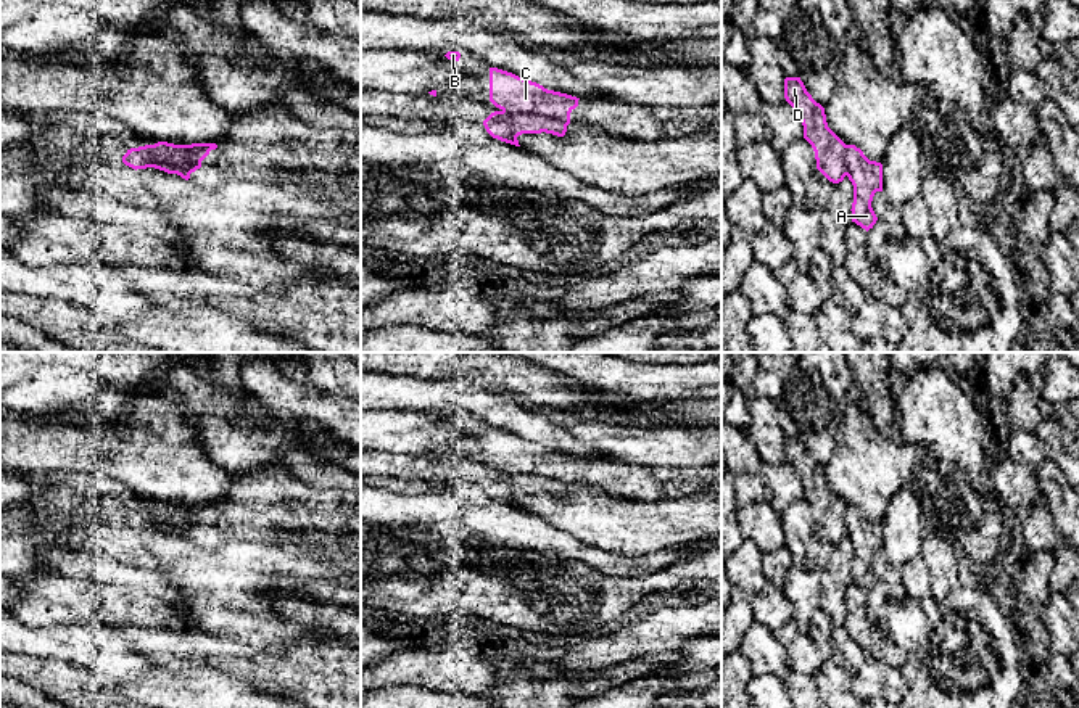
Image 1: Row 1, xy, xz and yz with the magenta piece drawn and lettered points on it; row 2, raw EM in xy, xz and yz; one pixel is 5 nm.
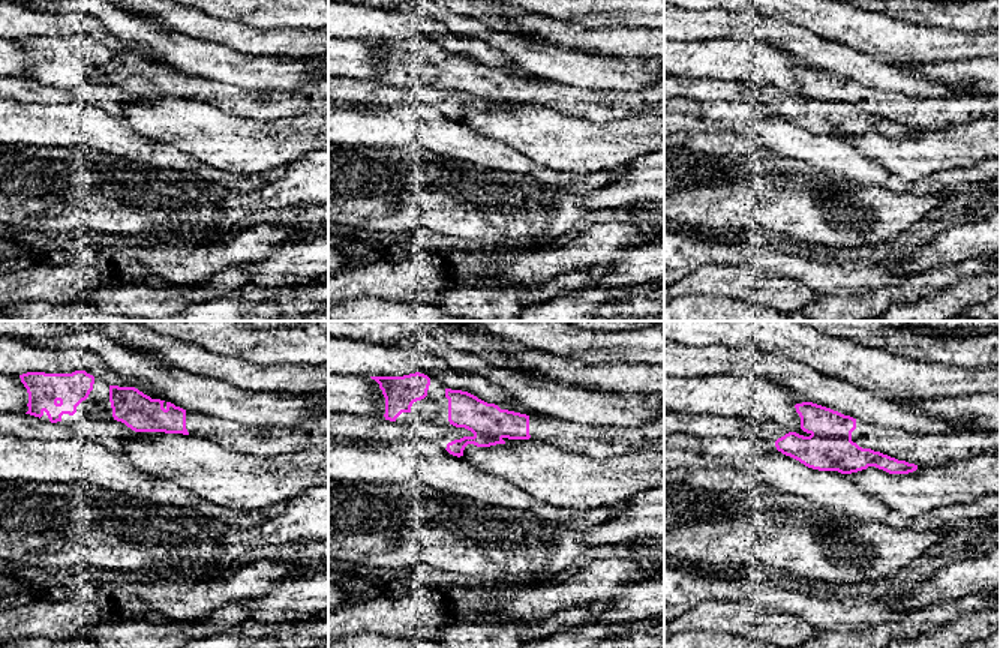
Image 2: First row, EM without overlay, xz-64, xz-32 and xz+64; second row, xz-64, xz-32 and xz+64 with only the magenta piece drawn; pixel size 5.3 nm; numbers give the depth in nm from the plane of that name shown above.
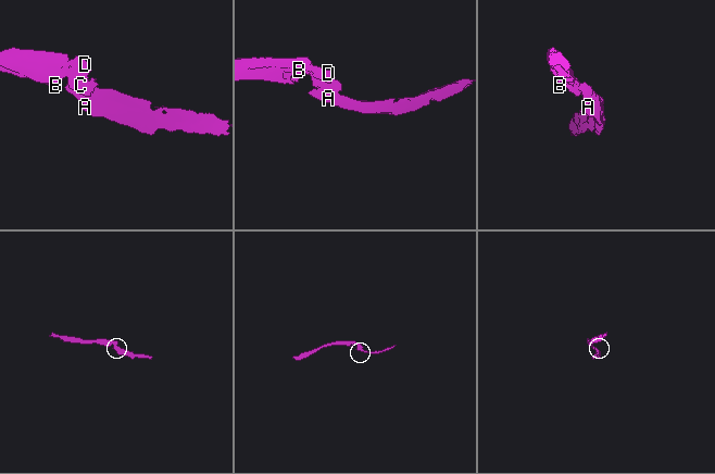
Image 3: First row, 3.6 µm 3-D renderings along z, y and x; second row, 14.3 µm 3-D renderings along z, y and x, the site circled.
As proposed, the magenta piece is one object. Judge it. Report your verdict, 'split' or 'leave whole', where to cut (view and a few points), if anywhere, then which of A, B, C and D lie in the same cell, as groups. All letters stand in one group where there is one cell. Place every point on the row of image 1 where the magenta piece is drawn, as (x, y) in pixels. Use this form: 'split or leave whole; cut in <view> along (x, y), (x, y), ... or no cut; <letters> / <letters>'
split; cut in xz along (503, 110), (548, 115), (567, 124); A / B C D

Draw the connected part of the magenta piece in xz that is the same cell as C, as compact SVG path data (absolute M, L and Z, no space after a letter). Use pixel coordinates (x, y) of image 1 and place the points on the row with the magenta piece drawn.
M490 68L490 101L502 111L549 116L568 126L570 113L578 106L578 100L512 72Z

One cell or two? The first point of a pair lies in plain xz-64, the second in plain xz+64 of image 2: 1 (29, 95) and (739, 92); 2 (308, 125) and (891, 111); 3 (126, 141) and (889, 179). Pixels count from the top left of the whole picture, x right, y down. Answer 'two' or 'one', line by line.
1: one
2: two
3: one

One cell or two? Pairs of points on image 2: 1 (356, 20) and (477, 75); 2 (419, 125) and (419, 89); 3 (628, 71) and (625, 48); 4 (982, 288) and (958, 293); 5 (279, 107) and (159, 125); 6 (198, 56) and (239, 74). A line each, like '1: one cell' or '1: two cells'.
1: two cells
2: two cells
3: two cells
4: one cell
5: two cells
6: one cell

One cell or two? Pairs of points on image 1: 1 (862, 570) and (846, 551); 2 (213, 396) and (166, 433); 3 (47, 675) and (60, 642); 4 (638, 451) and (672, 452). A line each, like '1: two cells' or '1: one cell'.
1: one cell
2: two cells
3: two cells
4: one cell

